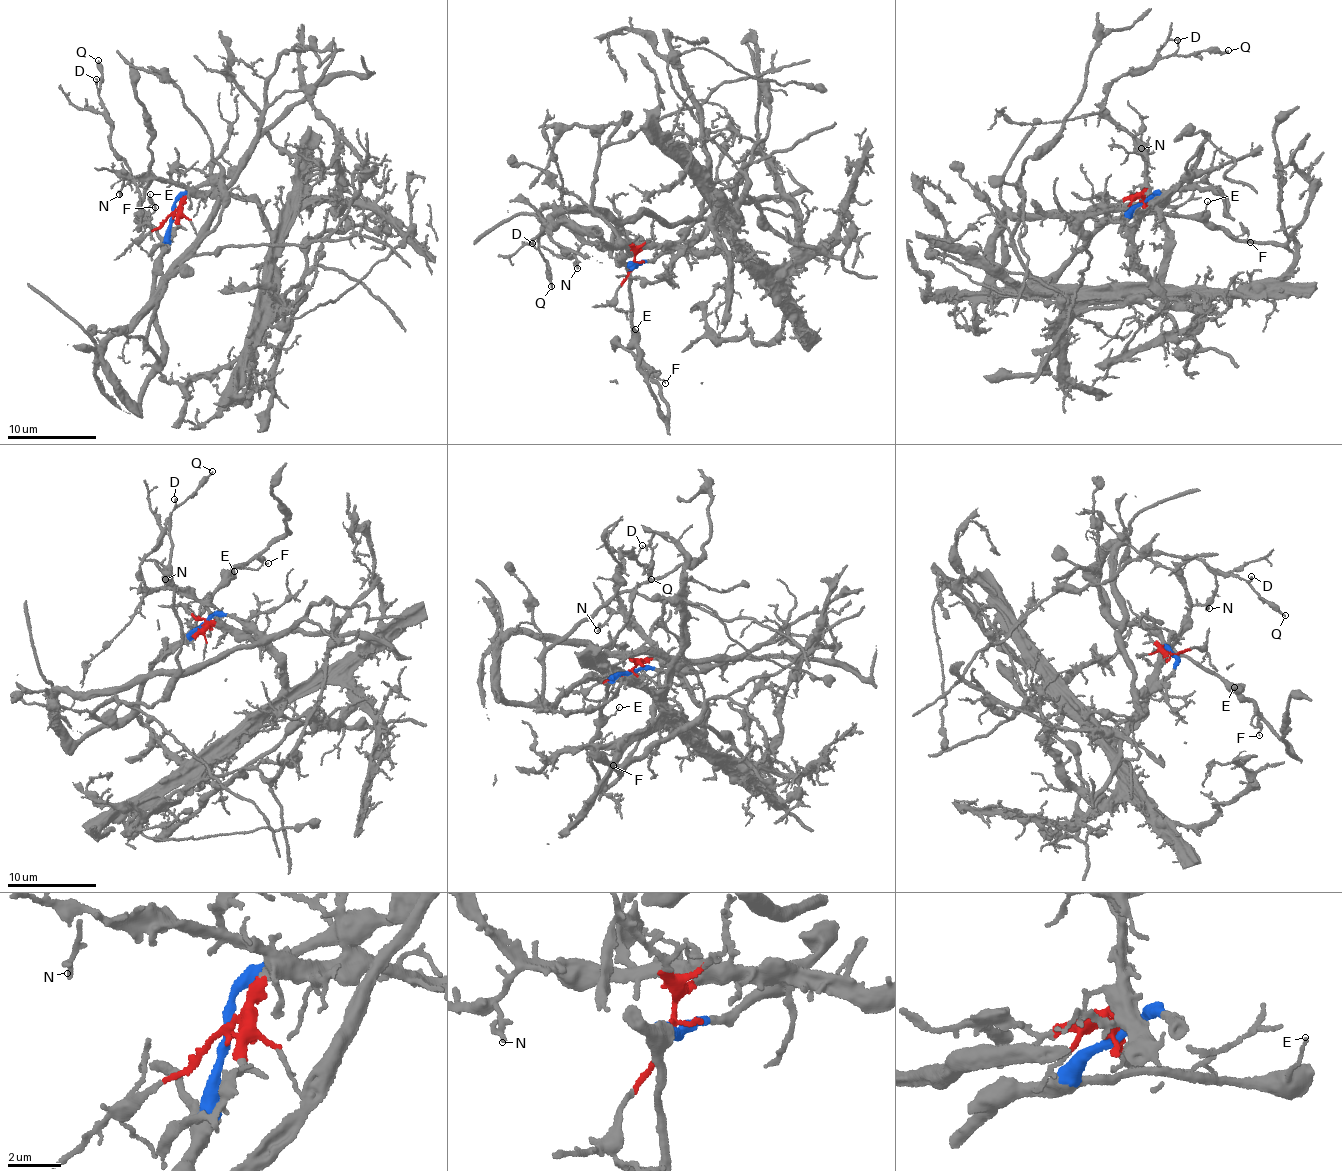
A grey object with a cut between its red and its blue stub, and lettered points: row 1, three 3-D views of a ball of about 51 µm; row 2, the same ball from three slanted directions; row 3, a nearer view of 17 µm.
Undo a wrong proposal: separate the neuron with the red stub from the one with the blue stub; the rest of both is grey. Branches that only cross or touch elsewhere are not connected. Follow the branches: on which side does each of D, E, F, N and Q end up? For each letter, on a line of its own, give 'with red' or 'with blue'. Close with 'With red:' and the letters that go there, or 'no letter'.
D: with red
E: with blue
F: with blue
N: with red
Q: with red
With red: D, N, Q

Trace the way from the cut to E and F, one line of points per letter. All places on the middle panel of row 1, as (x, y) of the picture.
E: (633, 266), (629, 265), (633, 333), (638, 333), (636, 328)
F: (633, 266), (629, 265), (630, 298), (638, 366), (648, 373), (656, 370), (665, 383)

